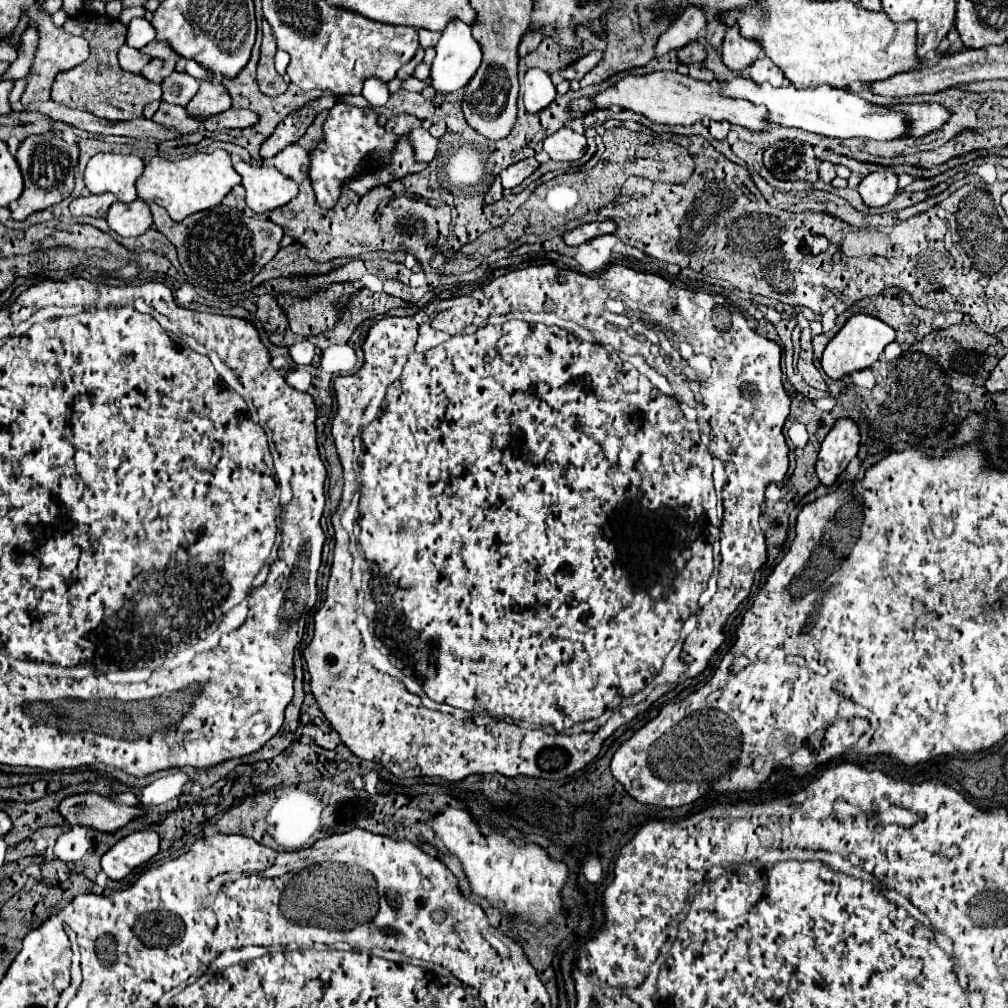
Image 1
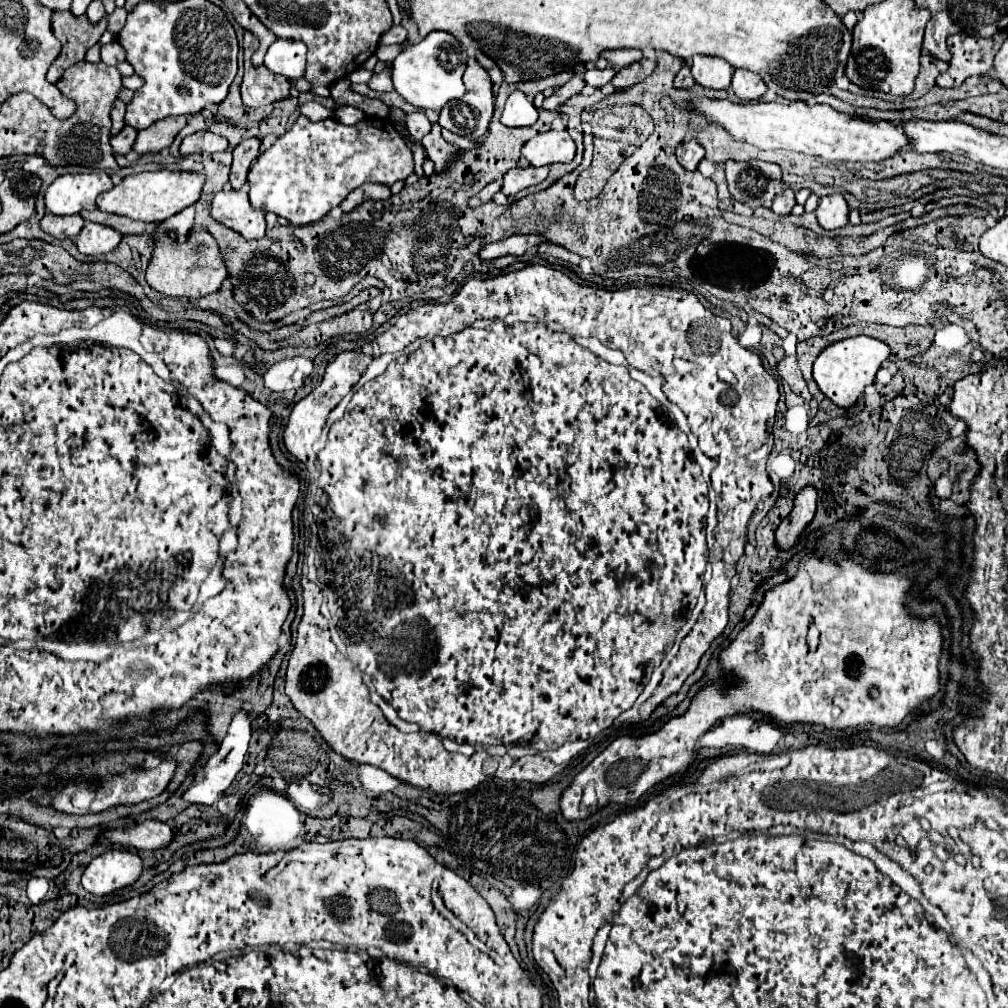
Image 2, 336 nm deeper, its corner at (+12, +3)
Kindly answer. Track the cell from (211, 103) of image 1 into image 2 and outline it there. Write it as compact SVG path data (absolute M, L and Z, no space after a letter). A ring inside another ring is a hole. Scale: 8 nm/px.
M182 115L166 117L154 123L150 129L144 129L142 133L138 133L132 145L132 151L138 155L146 155L146 153L158 153L162 149L168 149L184 125L186 125L186 117Z

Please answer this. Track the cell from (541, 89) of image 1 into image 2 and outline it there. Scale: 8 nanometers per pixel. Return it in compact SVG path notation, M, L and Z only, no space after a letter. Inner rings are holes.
M514 91L506 101L500 121L506 127L530 127L536 123L536 119L538 111L532 101L522 91Z

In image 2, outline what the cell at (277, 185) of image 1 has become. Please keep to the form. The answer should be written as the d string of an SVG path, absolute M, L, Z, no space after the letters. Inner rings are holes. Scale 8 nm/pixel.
M222 189L214 195L210 217L228 229L234 229L244 239L262 239L266 231L264 211L254 209L248 201L246 189Z

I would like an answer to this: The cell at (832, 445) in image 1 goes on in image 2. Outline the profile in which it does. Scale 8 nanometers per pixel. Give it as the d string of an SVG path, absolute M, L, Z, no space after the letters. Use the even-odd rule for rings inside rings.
M804 487L798 493L798 497L794 499L792 513L776 529L776 547L780 551L788 551L798 543L802 531L810 525L810 521L814 517L816 499L818 499L818 495L812 487Z

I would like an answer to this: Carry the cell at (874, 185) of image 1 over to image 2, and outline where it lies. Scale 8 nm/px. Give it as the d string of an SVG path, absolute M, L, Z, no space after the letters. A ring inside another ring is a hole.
M840 193L822 197L814 213L816 213L818 225L826 231L844 227L848 223L848 205Z

